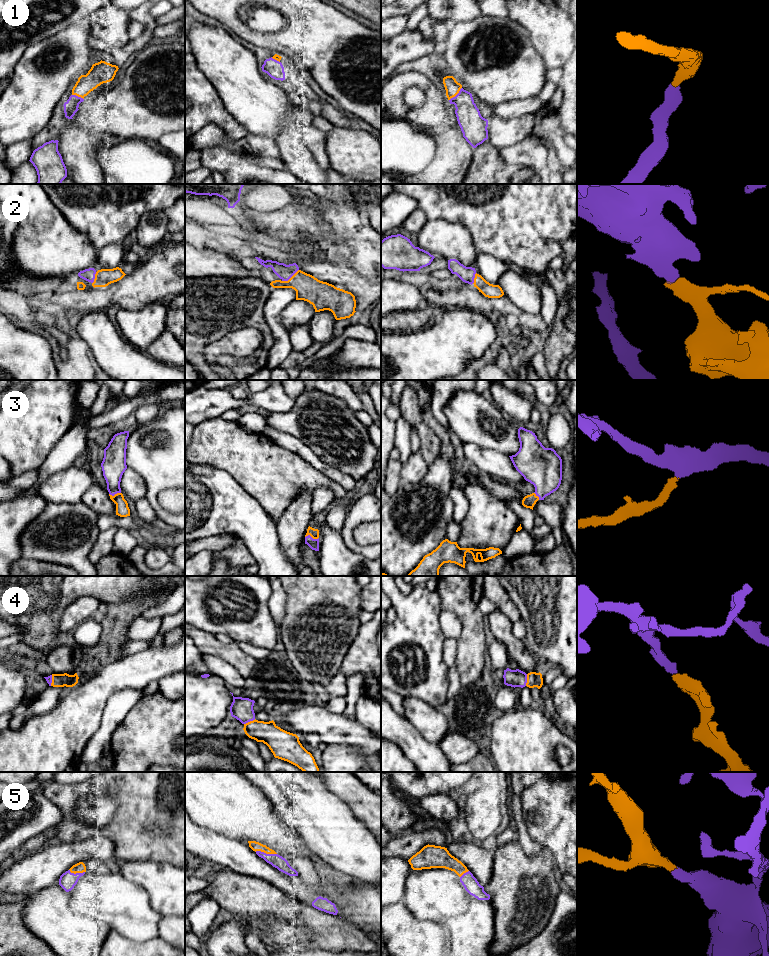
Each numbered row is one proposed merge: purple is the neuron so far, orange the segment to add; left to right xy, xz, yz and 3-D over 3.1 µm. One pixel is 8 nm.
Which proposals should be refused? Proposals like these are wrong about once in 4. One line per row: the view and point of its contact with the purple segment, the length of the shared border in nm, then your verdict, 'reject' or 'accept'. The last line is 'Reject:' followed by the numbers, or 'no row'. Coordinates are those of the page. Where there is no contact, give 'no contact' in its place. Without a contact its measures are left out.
1: contact yz (457, 94); length 150 nm; accept
2: contact xz (290, 277); length 170 nm; accept
3: contact xz (311, 537); length 110 nm; accept
4: contact yz (526, 680); length 100 nm; accept
5: contact xz (265, 853); length 180 nm; accept
Reject: no row

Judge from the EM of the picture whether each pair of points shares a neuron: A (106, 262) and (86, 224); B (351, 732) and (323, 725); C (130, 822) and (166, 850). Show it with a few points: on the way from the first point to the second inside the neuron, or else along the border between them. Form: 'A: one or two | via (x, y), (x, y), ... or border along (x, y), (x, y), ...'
A: two | border along (121, 242), (106, 244), (98, 250)
B: one | via (344, 730), (330, 727)
C: one | via (139, 831), (157, 847)

